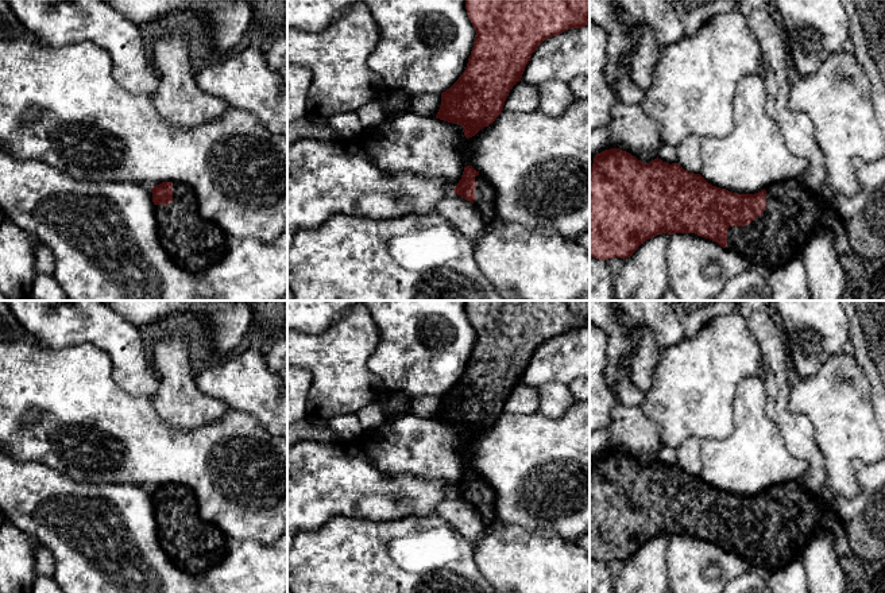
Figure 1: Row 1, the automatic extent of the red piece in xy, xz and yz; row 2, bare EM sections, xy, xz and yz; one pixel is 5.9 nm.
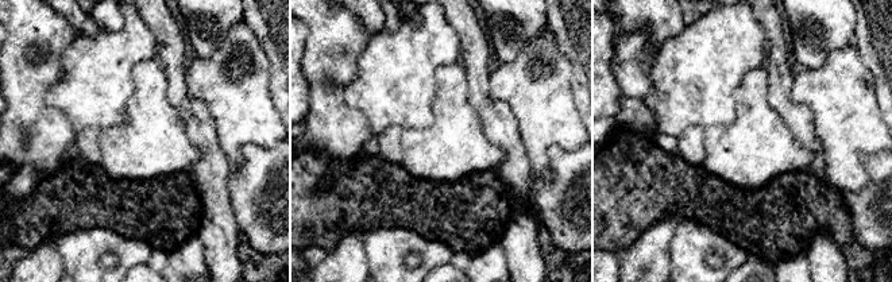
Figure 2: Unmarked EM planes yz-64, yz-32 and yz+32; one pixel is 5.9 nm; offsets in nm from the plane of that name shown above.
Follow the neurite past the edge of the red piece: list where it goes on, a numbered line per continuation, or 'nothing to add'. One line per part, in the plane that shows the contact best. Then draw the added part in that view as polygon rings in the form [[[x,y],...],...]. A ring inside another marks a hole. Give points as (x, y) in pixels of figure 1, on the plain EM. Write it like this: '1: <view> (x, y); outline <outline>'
1: yz (792, 515); outline [[[800,481],[780,484],[765,492],[766,511],[746,528],[727,531],[729,553],[743,558],[750,567],[772,573],[801,558],[811,535],[827,531],[846,575],[843,593],[885,593],[885,561],[866,562],[853,553],[830,499],[818,500]]]

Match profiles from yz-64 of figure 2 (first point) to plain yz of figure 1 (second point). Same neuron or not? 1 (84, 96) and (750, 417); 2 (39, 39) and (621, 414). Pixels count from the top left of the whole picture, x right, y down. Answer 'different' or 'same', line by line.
1: different
2: same

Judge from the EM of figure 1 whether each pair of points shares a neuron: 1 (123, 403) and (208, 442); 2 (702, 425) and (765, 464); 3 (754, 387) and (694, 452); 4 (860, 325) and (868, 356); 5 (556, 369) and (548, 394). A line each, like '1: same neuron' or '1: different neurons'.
1: same neuron
2: different neurons
3: different neurons
4: same neuron
5: different neurons

